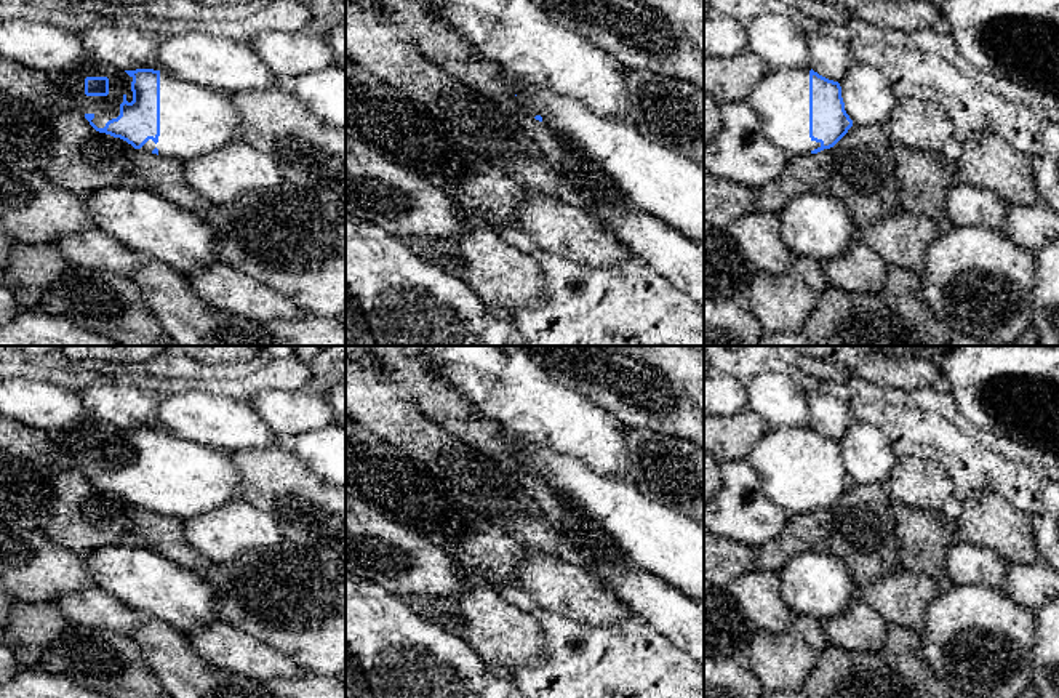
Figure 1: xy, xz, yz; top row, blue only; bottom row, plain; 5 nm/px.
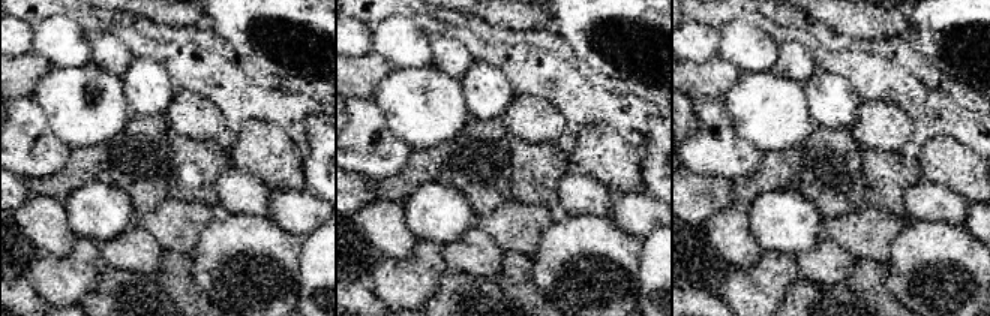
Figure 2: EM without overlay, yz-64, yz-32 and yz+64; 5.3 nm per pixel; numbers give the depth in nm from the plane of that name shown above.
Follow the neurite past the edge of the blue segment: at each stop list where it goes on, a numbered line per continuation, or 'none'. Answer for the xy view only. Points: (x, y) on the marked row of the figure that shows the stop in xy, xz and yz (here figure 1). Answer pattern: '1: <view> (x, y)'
1: xy (71, 84)

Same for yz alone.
1: yz (781, 100)

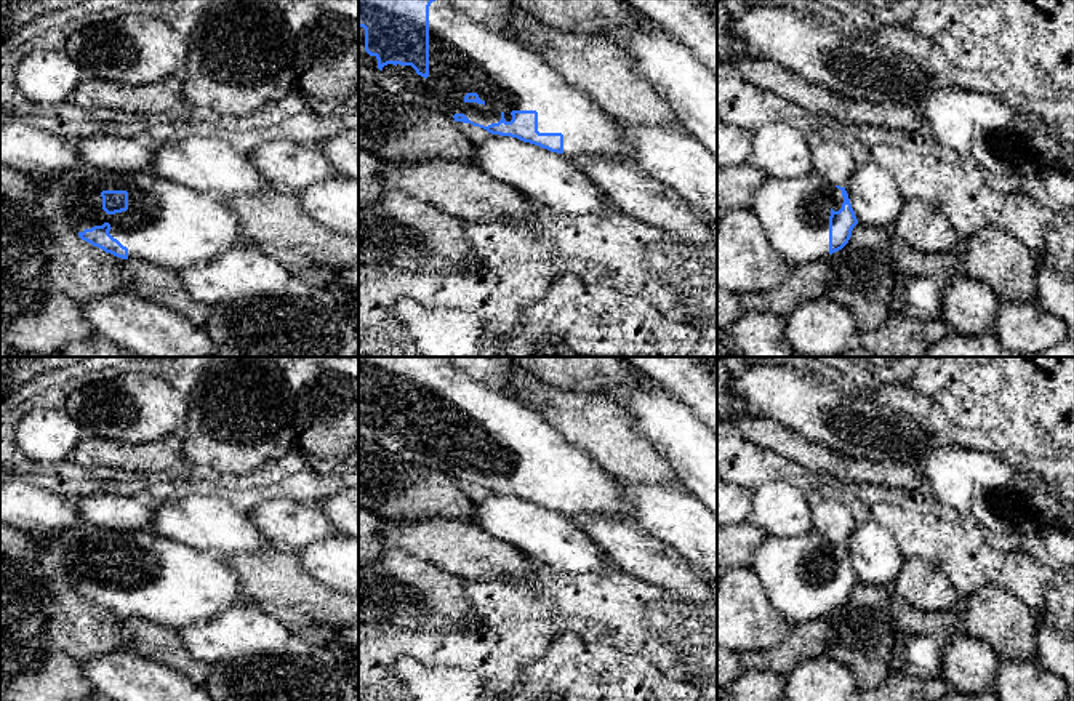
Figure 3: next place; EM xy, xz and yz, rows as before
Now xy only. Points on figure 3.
1: xy (168, 224)

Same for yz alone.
1: yz (794, 212)

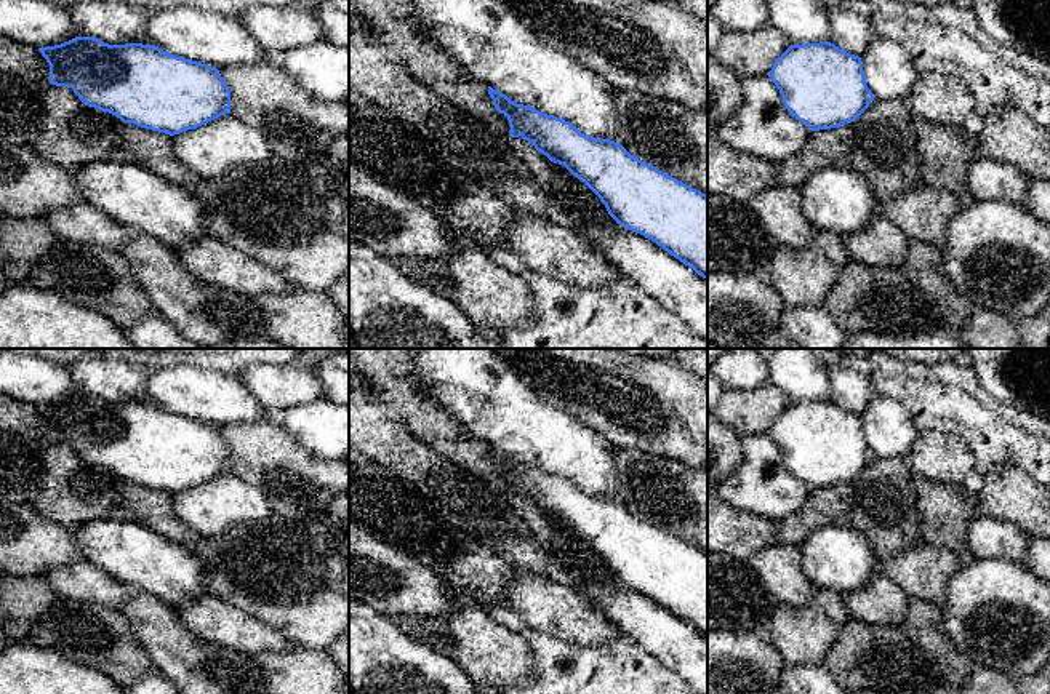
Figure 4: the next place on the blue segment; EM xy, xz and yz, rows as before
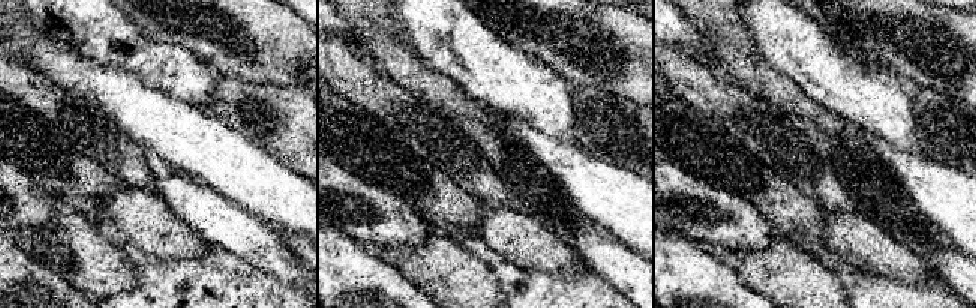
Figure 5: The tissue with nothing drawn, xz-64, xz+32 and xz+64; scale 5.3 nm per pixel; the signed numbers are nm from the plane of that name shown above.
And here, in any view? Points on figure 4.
none

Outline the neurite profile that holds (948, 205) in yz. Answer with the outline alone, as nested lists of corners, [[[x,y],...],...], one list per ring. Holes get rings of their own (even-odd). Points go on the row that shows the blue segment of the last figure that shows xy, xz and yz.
[[[919,185],[887,203],[879,205],[885,216],[908,238],[941,246],[948,235],[949,219],[960,209],[954,193]]]

